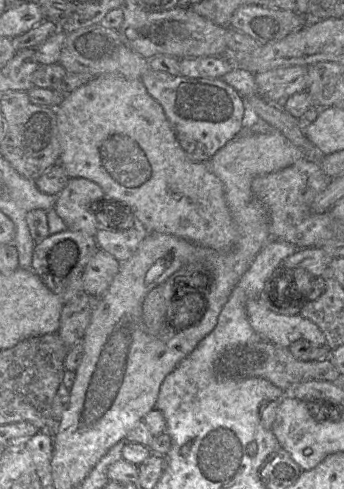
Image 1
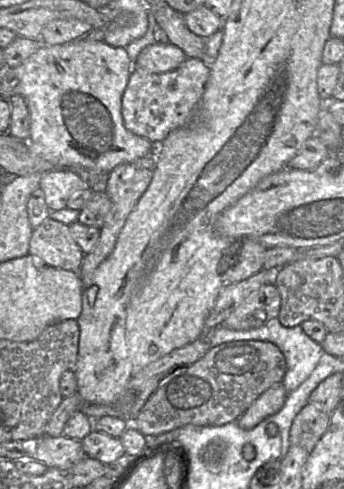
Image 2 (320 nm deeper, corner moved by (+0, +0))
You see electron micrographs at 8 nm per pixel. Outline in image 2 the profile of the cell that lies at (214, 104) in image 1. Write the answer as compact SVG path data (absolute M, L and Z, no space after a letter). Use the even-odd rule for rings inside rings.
M187 58L175 70L158 74L133 67L122 97L125 127L159 145L173 130L200 123L200 105L209 75L210 65L197 58Z

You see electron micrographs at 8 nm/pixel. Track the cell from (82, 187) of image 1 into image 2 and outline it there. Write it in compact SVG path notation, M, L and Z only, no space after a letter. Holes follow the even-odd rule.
M54 169L43 174L39 187L45 194L45 201L51 210L66 208L70 197L88 188L73 169Z

